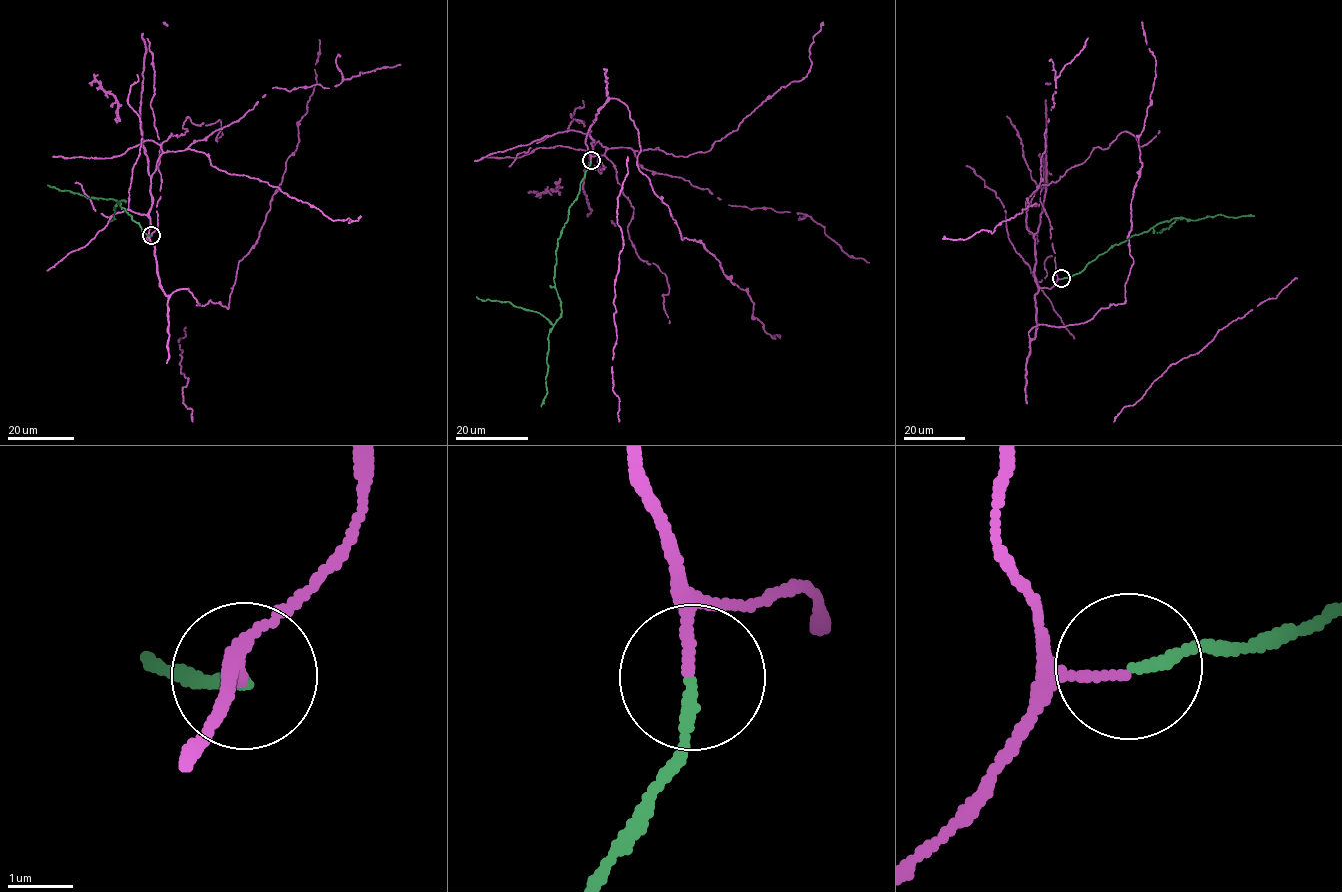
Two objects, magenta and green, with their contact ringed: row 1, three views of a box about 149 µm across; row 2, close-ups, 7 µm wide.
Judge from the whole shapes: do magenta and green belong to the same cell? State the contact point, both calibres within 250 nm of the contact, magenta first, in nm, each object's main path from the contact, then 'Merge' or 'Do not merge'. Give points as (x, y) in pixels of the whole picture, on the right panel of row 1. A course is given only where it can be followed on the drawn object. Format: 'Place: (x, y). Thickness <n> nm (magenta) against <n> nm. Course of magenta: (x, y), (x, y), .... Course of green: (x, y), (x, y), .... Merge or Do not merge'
Place: (1061, 278). Thickness 140 nm (magenta) against 160 nm. Course of magenta: (1061, 279), (1034, 295), (1030, 339), (1037, 325), (1086, 322), (1125, 301), (1139, 137), (1156, 76), (1141, 21). Course of green: (1061, 278), (1079, 273), (1114, 245), (1172, 218), (1193, 220), (1219, 214), (1238, 217), (1254, 215). Merge

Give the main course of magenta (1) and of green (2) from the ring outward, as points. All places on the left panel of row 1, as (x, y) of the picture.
1: (152, 235), (164, 293), (187, 288), (196, 305), (228, 307), (239, 261), (297, 147), (319, 39)
2: (152, 235), (142, 232), (139, 224), (120, 207), (120, 201), (126, 201), (114, 206), (115, 219), (110, 221)

